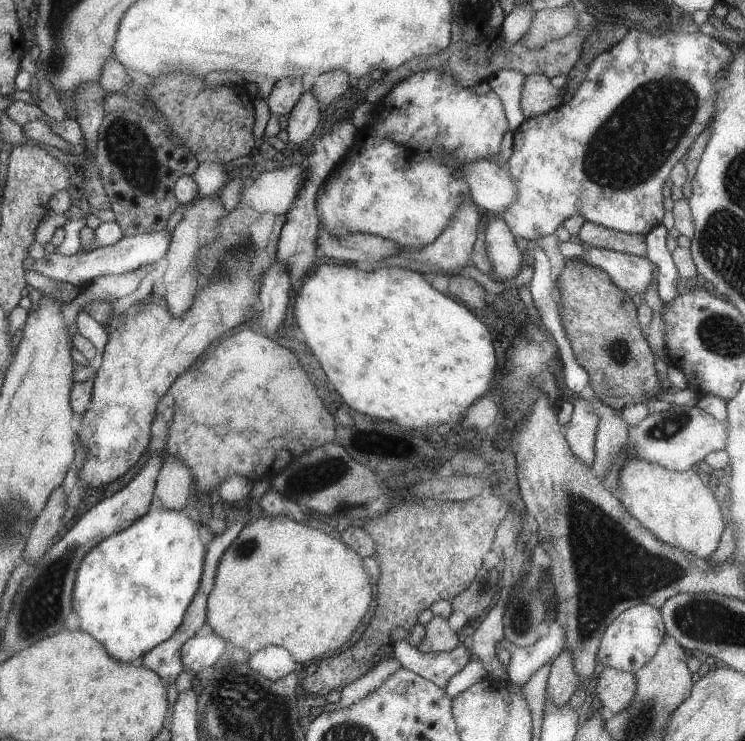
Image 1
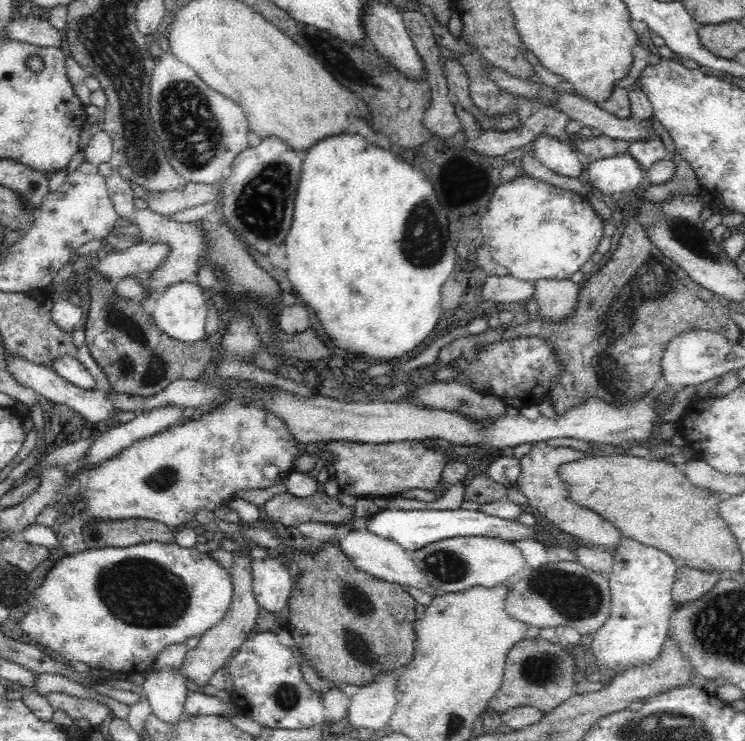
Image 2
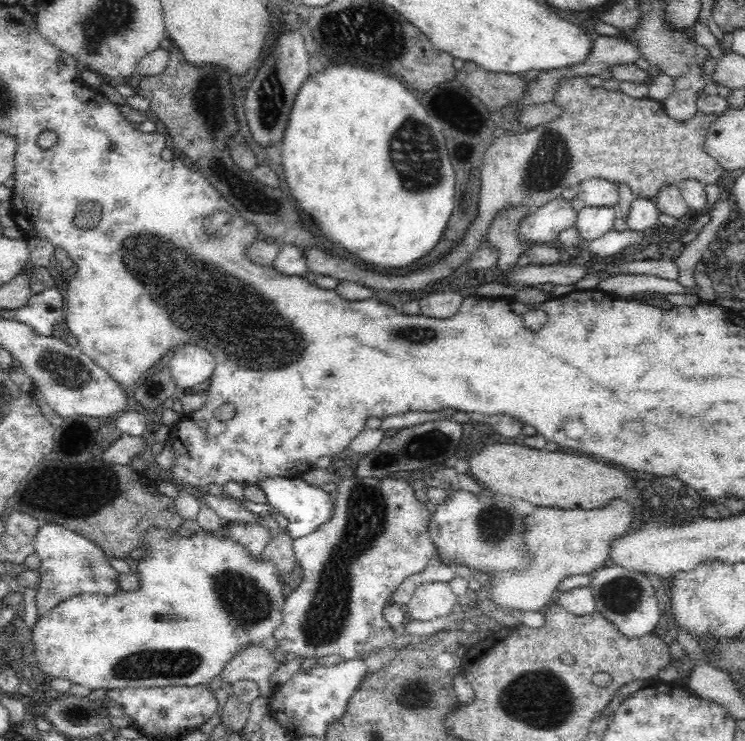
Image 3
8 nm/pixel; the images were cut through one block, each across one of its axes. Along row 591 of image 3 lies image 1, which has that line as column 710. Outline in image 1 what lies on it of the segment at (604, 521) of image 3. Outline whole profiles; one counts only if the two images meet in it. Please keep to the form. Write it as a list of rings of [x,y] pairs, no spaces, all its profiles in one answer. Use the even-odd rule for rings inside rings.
[[[630,457],[620,471],[617,498],[623,507],[650,531],[655,539],[677,547],[697,559],[709,558],[718,549],[719,536],[725,524],[713,494],[703,486],[689,468],[682,472],[667,471],[654,463]]]

